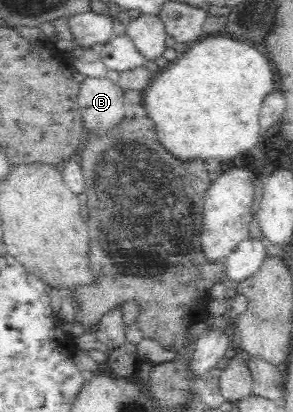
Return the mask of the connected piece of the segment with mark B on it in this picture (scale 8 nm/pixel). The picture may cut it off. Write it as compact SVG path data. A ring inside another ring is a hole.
M86 77L79 84L77 102L85 128L108 130L125 118L123 91L108 77Z

